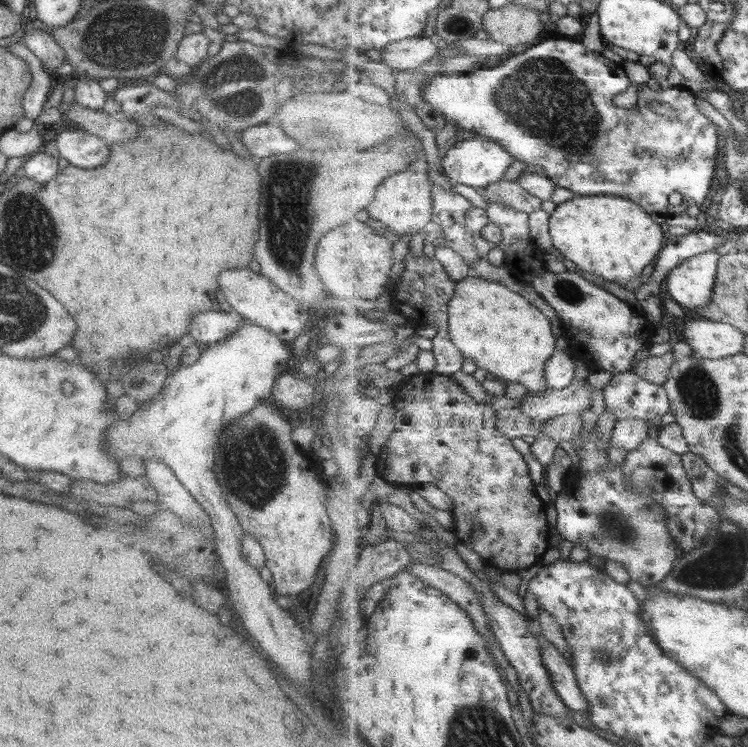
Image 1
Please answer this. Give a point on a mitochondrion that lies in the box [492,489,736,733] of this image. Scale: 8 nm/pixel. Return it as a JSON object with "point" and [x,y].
{"point":[619,527]}

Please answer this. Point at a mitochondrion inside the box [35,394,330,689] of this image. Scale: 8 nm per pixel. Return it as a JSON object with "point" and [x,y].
{"point":[255,463]}

